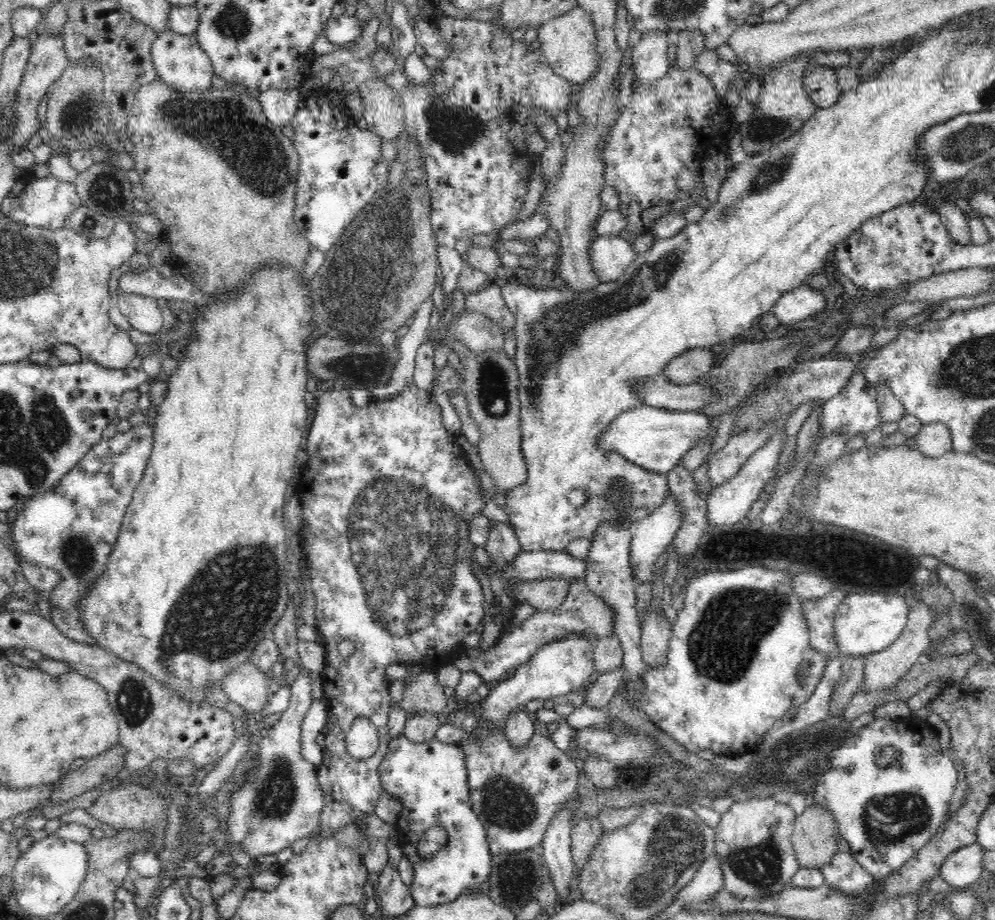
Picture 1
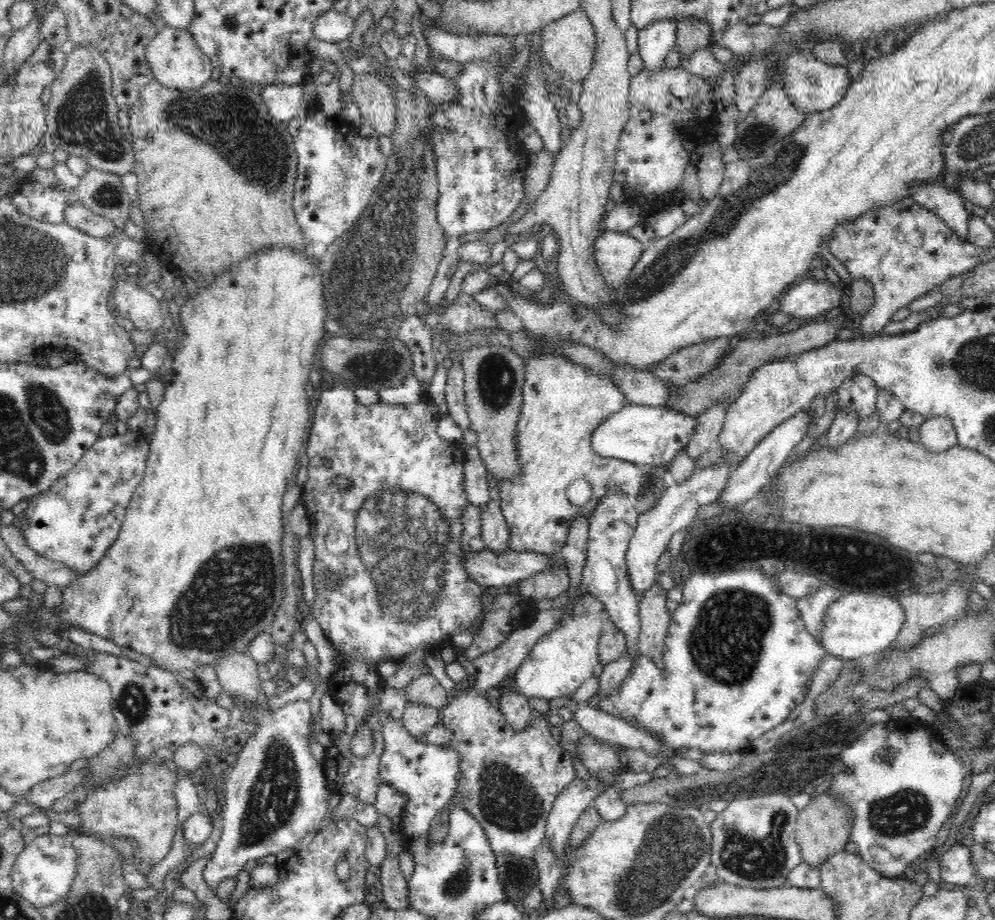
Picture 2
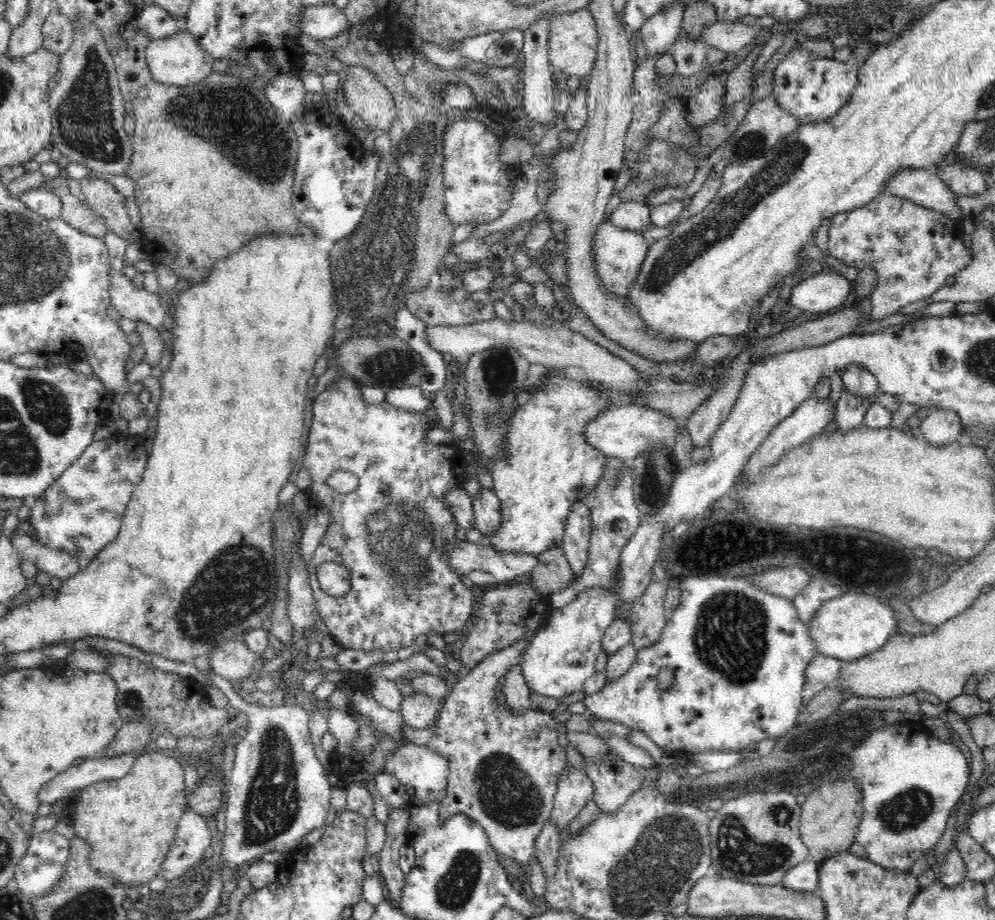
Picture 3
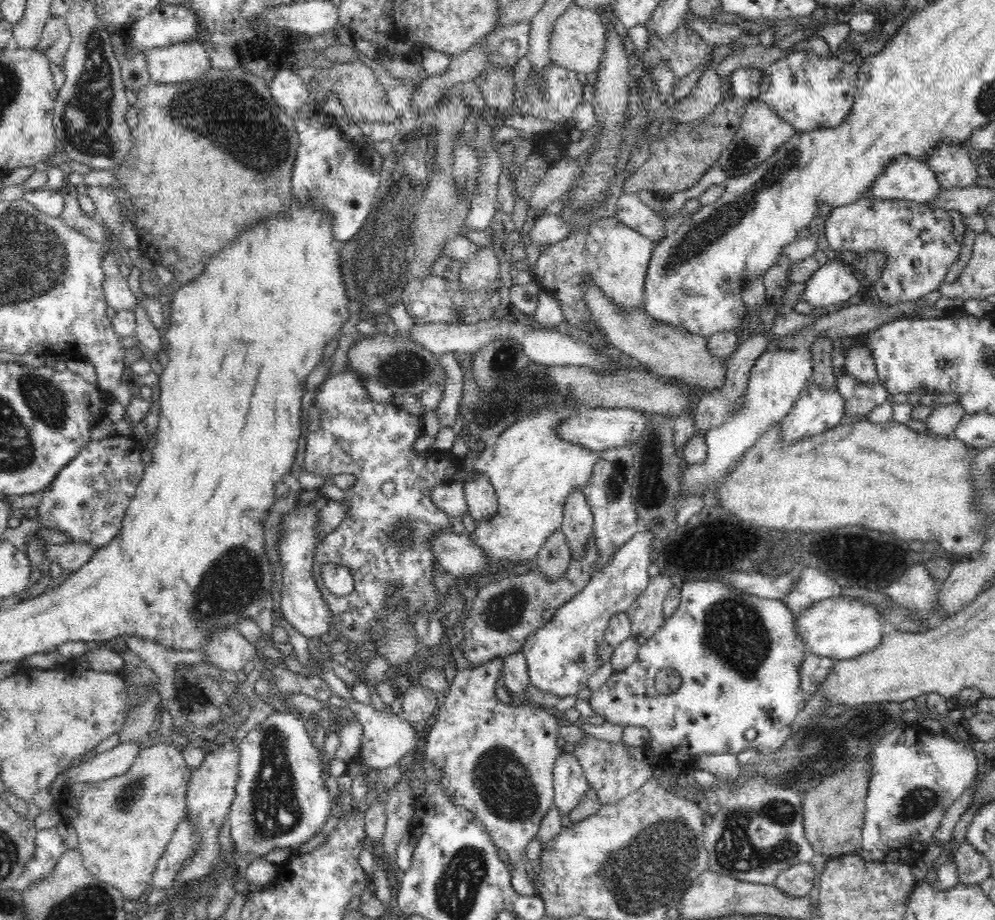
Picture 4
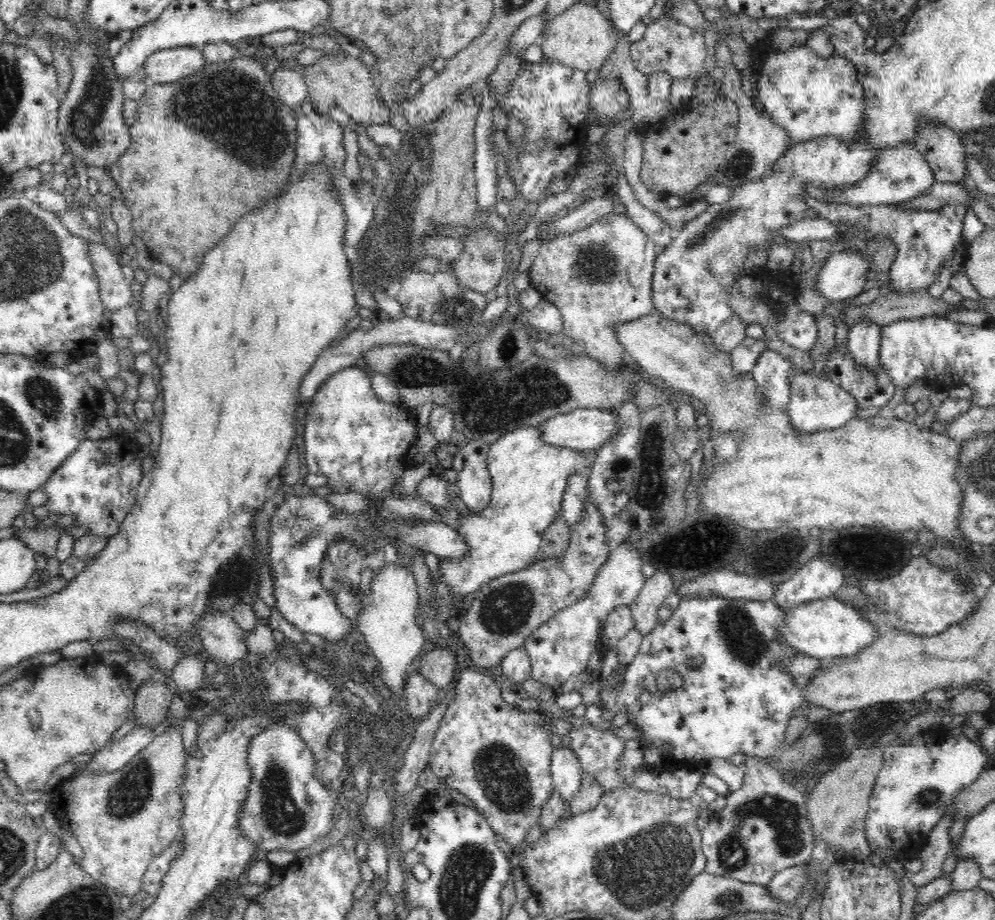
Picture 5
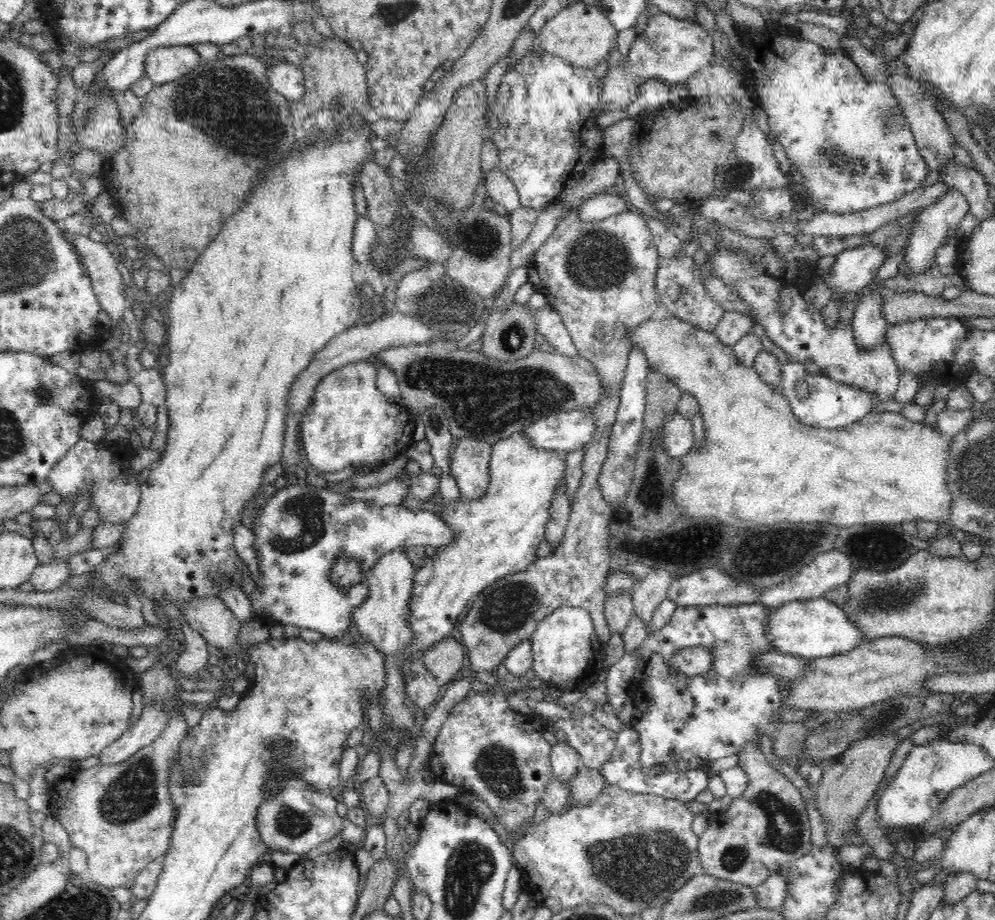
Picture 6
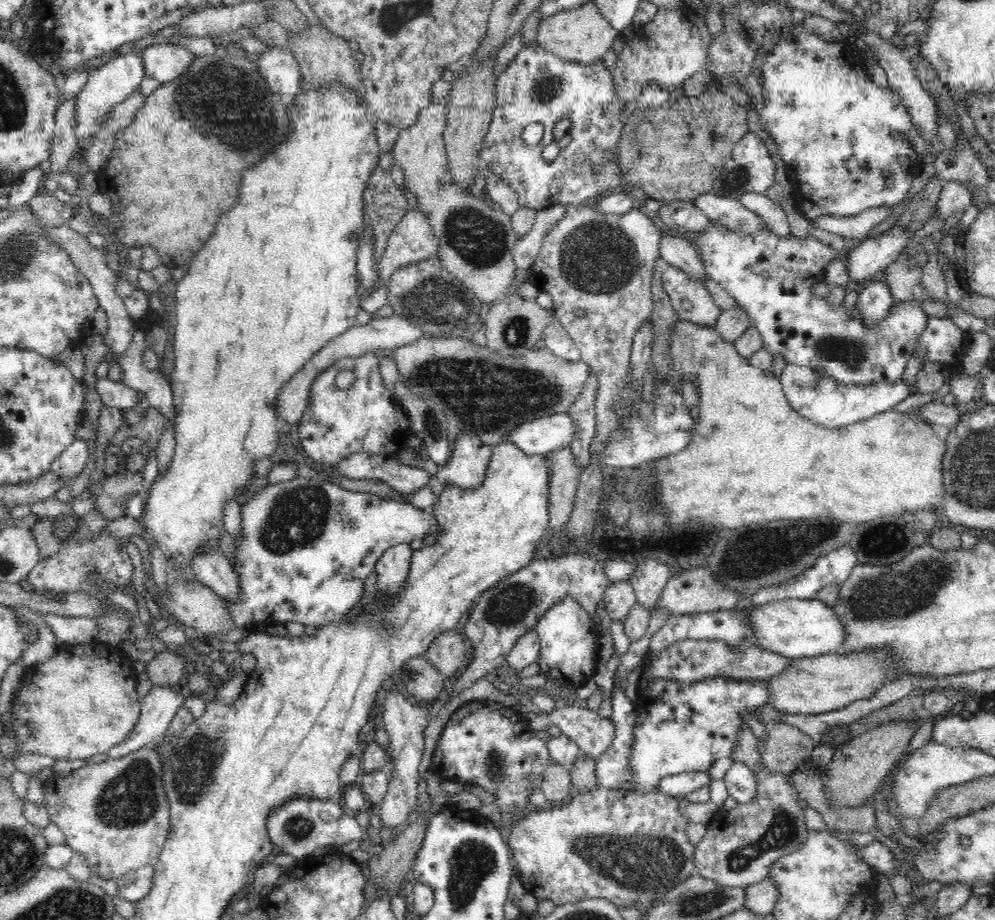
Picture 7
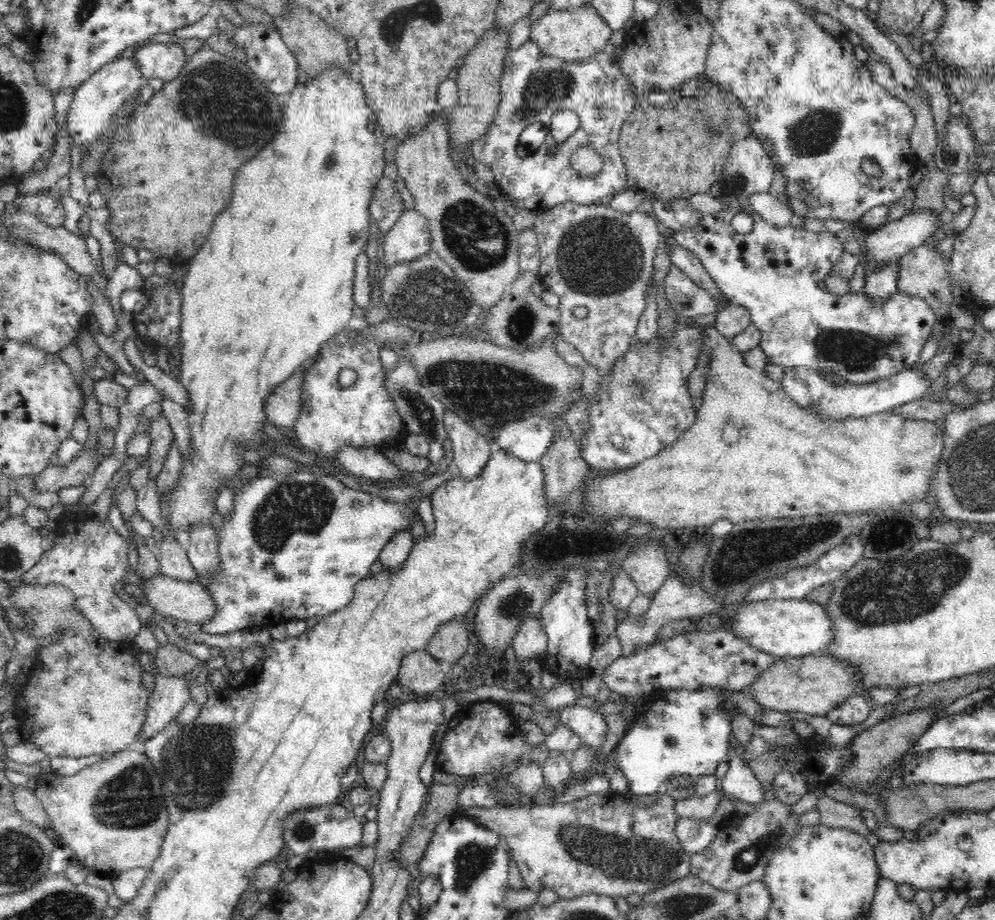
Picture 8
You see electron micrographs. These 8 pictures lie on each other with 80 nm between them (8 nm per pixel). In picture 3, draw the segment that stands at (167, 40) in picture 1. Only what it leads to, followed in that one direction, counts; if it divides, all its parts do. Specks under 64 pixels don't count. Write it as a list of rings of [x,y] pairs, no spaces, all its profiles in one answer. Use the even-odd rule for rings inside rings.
[[[186,29],[176,30],[172,36],[151,40],[147,46],[145,57],[152,80],[173,87],[200,85],[213,74],[215,62]]]

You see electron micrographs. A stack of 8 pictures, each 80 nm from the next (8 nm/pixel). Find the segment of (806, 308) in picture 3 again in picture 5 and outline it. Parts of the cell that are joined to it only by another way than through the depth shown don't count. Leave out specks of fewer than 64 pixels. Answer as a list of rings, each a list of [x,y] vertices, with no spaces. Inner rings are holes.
[[[853,249],[833,253],[817,272],[814,279],[814,290],[823,296],[825,300],[830,300],[833,303],[838,304],[842,300],[849,302],[857,295],[864,295],[862,288],[864,288],[864,284],[866,284],[866,272],[868,272],[868,268],[870,268],[868,255],[863,258],[858,251]]]

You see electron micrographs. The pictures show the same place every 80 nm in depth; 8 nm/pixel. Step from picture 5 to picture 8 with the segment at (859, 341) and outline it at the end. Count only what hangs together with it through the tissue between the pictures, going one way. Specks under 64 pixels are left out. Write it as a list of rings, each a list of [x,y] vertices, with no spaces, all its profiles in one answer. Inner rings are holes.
[[[890,263],[866,274],[862,295],[866,295],[874,305],[883,305],[892,295],[898,293],[896,272],[898,269],[894,267],[894,263]]]

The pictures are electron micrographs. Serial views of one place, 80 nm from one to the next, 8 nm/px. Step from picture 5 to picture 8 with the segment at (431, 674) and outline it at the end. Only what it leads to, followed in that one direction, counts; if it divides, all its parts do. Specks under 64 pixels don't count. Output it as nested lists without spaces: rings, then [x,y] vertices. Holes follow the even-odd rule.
[[[460,619],[443,624],[429,642],[427,651],[448,670],[466,654],[468,628]]]

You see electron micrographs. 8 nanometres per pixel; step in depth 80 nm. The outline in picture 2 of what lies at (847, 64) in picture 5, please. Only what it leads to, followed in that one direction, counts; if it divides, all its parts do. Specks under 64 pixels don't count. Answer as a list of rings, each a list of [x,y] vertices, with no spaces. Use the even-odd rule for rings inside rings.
[[[811,48],[794,49],[786,63],[779,67],[786,69],[784,83],[786,83],[788,96],[798,108],[808,114],[836,106],[851,86],[846,66],[832,66],[819,62]]]

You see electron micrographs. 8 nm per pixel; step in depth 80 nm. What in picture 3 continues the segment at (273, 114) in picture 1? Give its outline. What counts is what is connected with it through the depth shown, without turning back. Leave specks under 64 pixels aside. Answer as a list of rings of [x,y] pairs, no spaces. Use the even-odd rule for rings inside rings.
[[[278,76],[265,86],[268,102],[284,118],[290,118],[302,106],[306,92],[302,78],[297,76]]]

